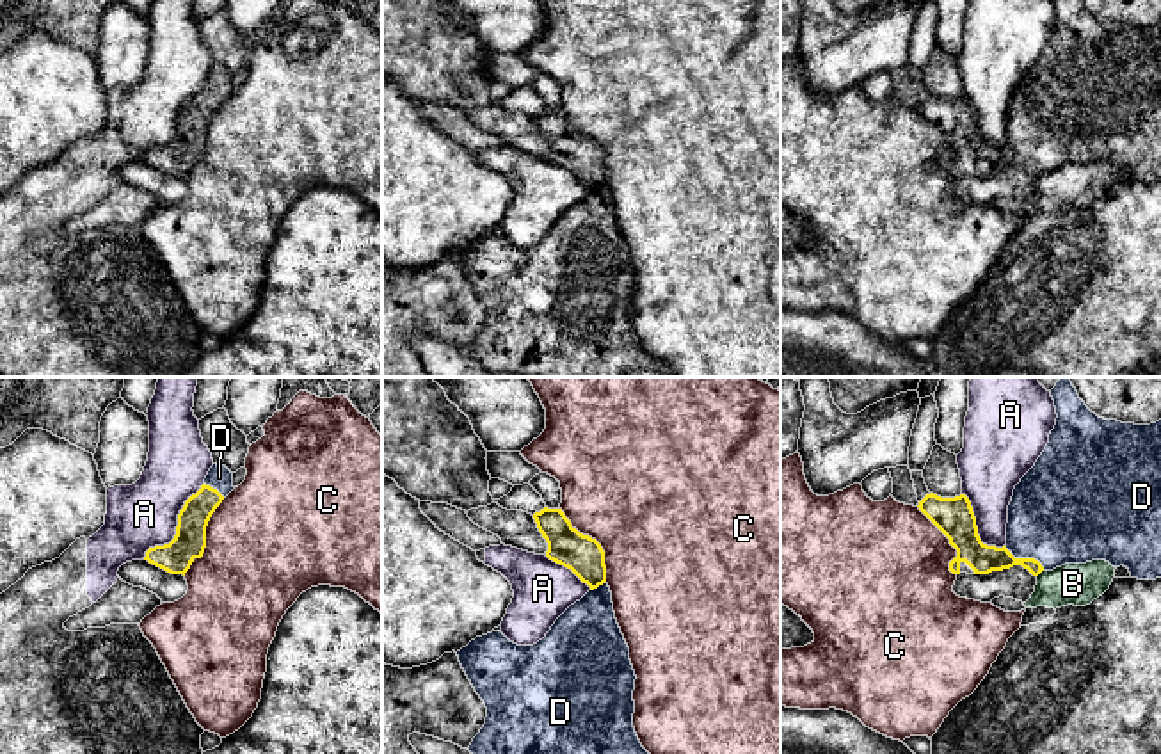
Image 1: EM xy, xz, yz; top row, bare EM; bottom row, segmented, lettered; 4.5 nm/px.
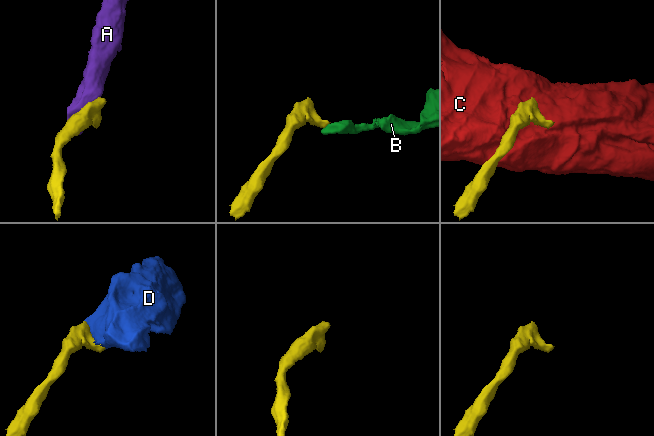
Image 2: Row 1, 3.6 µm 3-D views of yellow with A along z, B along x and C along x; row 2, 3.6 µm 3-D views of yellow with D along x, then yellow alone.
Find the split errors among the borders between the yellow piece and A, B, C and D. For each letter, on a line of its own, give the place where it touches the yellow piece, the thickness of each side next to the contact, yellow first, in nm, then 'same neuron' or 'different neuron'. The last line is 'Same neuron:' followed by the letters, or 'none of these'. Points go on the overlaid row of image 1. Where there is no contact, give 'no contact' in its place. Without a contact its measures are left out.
A: xy (176, 527) | 150/300 nm | different neuron
B: yz (1040, 571) | 120/190 nm | different neuron
C: xz (596, 541) | 180/500 nm | different neuron
D: yz (1026, 559) | 140/460 nm | same neuron
Same neuron: D

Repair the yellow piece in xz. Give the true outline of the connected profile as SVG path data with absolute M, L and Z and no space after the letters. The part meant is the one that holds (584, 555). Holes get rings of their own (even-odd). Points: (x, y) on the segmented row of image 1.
M562 509L533 514L548 542L546 557L571 569L590 590L571 605L533 646L517 646L501 631L471 640L457 651L475 692L487 708L471 754L649 754L633 727L635 670L615 619L601 544L580 533Z

